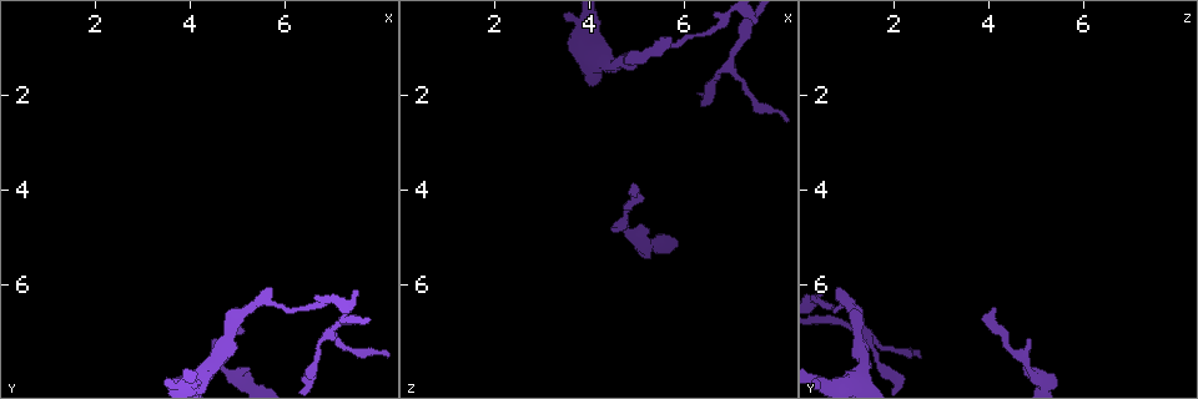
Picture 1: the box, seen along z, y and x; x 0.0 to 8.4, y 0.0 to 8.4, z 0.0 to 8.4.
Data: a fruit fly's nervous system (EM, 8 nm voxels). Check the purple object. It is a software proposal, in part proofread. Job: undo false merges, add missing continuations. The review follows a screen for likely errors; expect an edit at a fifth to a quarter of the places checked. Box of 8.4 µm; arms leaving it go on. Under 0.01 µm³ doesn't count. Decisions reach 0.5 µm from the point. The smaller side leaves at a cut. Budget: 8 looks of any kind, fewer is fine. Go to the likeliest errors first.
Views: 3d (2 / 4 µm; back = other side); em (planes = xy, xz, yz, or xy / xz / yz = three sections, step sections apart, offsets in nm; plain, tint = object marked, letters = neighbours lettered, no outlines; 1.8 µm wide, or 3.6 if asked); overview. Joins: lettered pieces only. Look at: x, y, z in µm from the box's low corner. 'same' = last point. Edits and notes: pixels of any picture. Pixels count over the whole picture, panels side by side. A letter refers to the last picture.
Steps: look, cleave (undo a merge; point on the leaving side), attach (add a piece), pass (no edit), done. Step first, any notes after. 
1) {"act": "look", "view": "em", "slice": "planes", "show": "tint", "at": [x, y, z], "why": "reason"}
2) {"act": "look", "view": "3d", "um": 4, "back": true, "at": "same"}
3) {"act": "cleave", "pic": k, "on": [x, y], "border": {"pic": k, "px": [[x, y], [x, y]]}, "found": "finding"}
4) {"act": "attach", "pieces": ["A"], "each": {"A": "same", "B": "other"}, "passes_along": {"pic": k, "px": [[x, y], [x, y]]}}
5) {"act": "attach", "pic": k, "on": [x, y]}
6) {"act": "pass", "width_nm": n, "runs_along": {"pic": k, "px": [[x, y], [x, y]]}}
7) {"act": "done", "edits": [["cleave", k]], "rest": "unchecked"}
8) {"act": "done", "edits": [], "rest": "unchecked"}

{"act": "look", "view": "3d", "um": 4, "at": [5.00, 6.45, 4.15], "why": "thin end"}

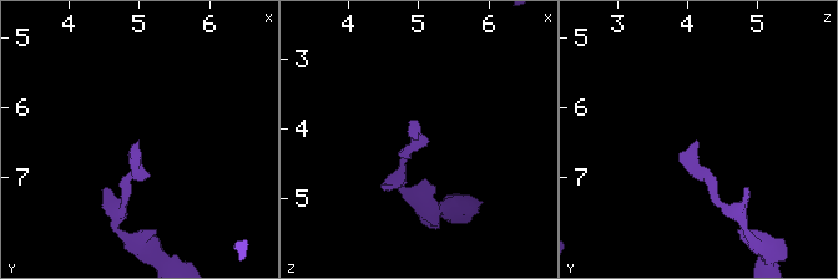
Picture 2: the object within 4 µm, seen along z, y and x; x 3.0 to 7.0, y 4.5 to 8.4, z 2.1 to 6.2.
{"act": "look", "view": "em", "slice": "xy", "step": 16, "show": "tint", "at": [5.00, 6.45, 4.10], "why": "need the tissue"}

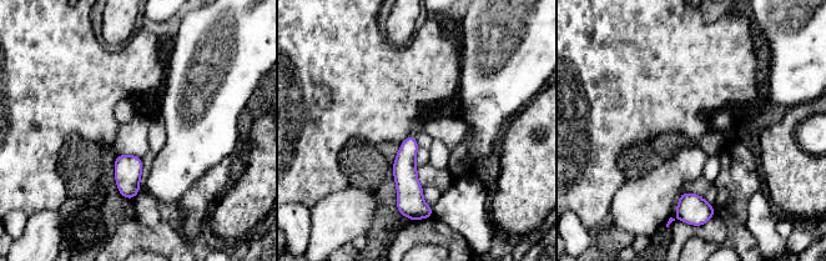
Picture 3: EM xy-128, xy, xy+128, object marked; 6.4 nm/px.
{"act": "look", "view": "em", "slice": "xy", "step": 16, "show": "letters", "at": "same", "why": "see the neighbours"}

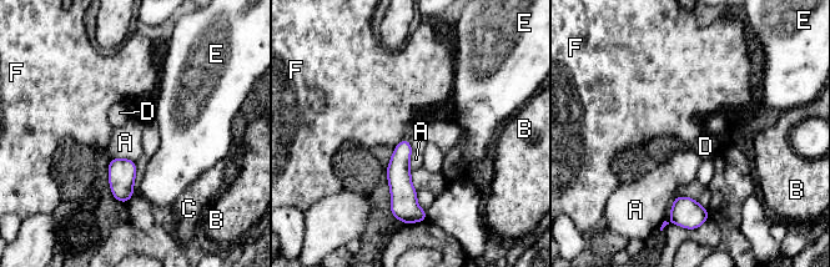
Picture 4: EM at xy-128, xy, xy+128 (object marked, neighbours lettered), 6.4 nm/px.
{"act": "pass", "width_nm": 120, "each": {"A": "other", "B": "other", "C": "other", "D": "other", "E": "other", "F": "other"}, "border": {"pic": 4, "px": [[405, 136], [413, 150]]}, "found": "none of them fits"}

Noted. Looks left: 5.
{"act": "look", "view": "em", "slice": "yz", "step": 16, "show": "tint", "at": [5.35, 6.40, 1.10], "why": "sudden change in width"}

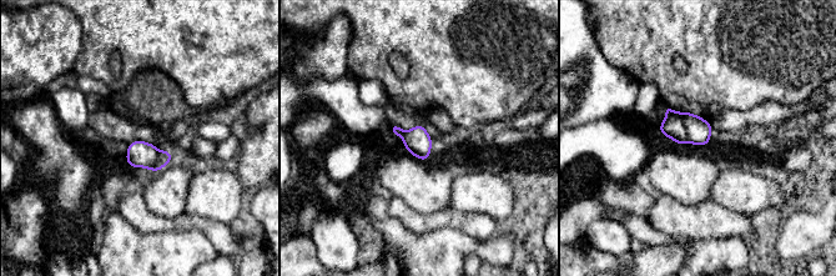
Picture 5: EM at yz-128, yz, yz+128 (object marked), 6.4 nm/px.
{"act": "look", "view": "em", "slice": "planes", "show": "letters", "at": "same", "why": "another direction"}

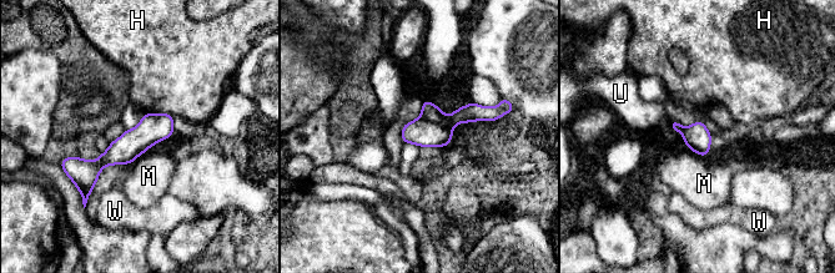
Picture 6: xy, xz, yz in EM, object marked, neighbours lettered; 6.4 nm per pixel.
{"act": "cleave", "pic": 6, "on": [472, 112], "width_nm": 170, "each": {"H": "other", "M": "other", "U": "other", "W": "other"}, "border": {"pic": 6, "px": [[421, 117], [451, 127]]}, "found": "two neurons meet here"}

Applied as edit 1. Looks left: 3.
{"act": "done", "edits": [["cleave", 6]], "rest": "unchecked"}

